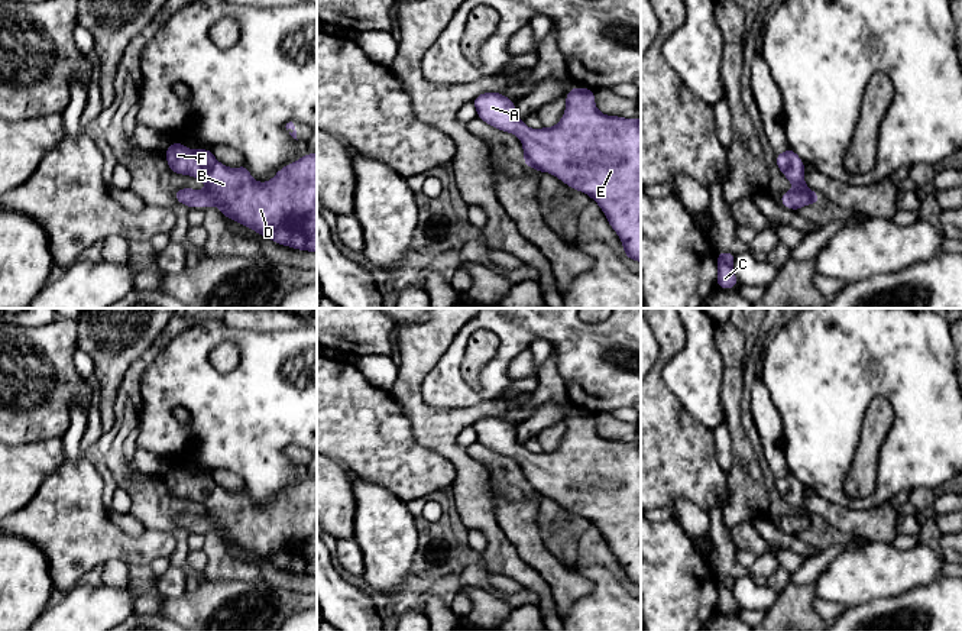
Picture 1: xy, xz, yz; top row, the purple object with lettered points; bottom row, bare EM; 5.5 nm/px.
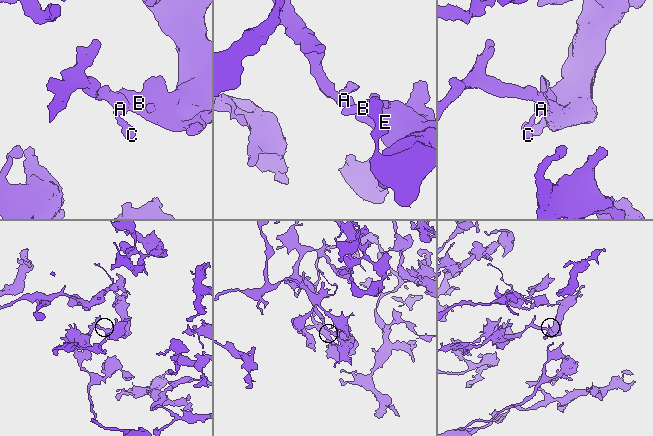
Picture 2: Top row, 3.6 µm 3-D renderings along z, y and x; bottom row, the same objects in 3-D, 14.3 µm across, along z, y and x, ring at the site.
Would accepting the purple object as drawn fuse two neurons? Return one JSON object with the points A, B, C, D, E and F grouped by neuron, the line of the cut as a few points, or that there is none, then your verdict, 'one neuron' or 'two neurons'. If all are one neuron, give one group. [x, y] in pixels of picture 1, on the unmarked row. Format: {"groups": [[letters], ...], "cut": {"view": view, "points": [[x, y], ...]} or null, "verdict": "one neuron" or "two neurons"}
{"groups": [["A", "B", "C", "D", "E", "F"]], "cut": null, "verdict": "one neuron"}

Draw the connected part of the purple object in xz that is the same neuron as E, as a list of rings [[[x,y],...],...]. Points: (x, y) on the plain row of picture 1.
[[[574,411],[566,420],[566,434],[553,452],[528,453],[516,440],[516,428],[502,417],[473,423],[477,443],[519,462],[524,489],[556,499],[570,512],[592,521],[619,560],[626,583],[641,588],[641,443],[606,440],[596,433],[595,415]]]

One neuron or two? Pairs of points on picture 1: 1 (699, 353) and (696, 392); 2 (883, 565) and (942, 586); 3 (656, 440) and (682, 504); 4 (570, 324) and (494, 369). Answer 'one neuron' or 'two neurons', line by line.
1: one neuron
2: two neurons
3: two neurons
4: one neuron

